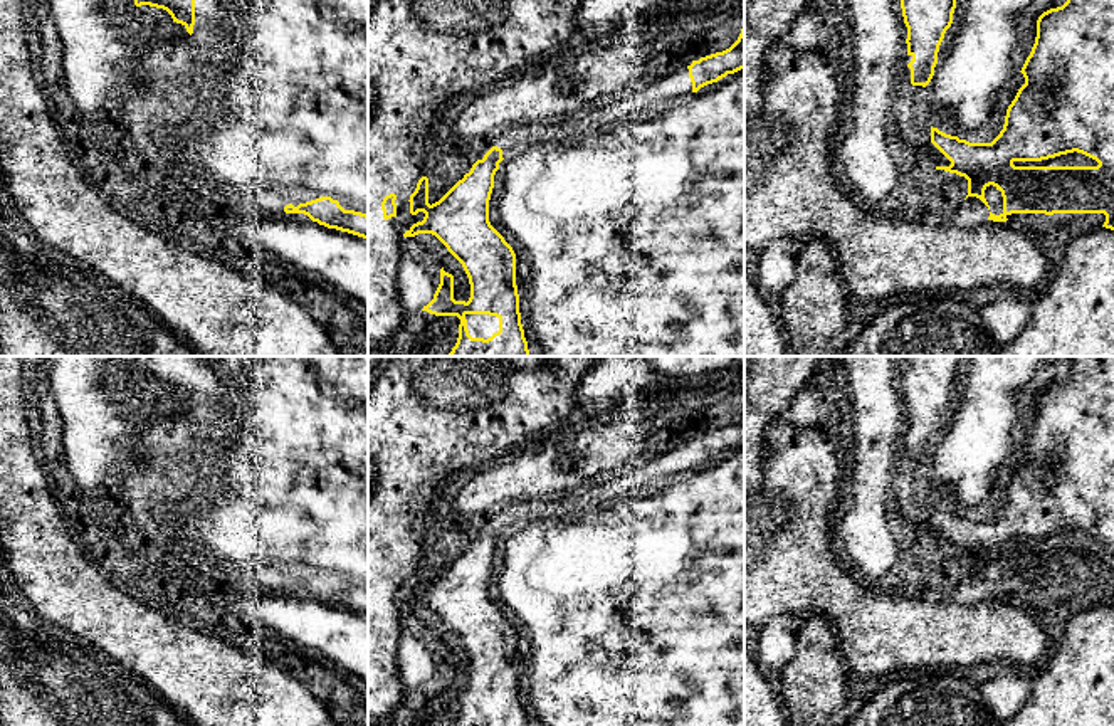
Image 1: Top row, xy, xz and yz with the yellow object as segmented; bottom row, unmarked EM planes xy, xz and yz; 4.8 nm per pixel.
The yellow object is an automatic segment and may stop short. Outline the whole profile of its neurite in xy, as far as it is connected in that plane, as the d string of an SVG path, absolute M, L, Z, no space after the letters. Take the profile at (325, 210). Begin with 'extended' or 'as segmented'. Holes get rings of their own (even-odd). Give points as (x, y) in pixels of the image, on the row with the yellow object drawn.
as segmented; M321 197L294 207L292 203L284 207L286 213L304 213L313 222L328 229L348 232L363 239L368 239L368 215L355 210L344 210L338 200L331 197Z

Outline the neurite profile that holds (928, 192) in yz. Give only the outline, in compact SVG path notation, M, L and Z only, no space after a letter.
M909 166L906 183L906 215L956 215L968 195L968 180L933 166Z

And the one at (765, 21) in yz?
M744 0L744 118L761 111L763 57L793 25L808 0Z

